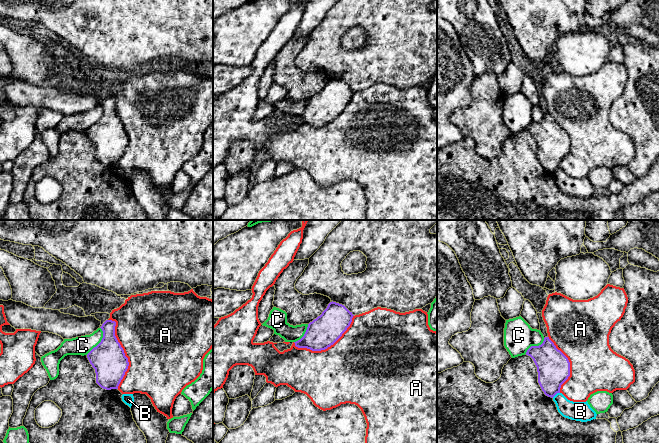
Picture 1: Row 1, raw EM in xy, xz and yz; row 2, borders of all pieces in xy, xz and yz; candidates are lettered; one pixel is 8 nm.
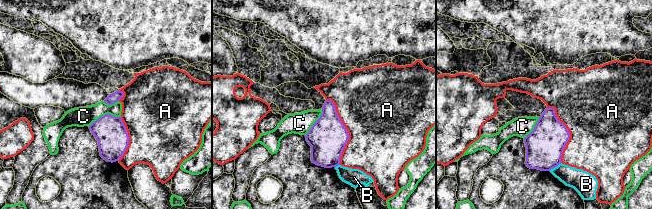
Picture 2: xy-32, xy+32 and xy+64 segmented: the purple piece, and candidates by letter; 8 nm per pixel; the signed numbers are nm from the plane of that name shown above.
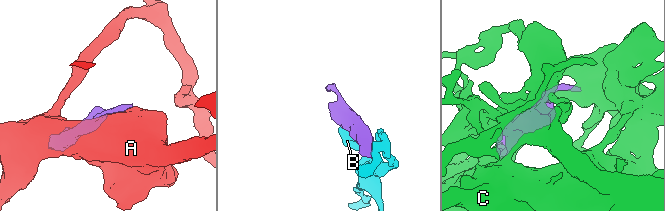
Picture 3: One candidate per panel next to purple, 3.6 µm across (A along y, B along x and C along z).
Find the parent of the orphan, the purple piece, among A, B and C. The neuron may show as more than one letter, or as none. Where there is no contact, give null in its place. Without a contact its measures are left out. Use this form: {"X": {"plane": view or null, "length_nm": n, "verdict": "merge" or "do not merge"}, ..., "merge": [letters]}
{"A": {"plane": "xy", "length_nm": 550, "verdict": "do not merge"}, "B": {"plane": "yz", "length_nm": 80, "verdict": "do not merge"}, "C": {"plane": "xy", "length_nm": 260, "verdict": "merge"}, "merge": ["C"]}

